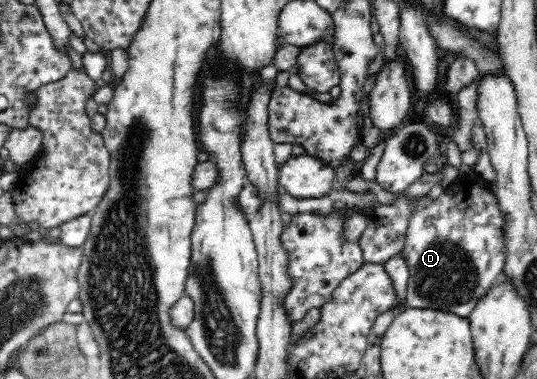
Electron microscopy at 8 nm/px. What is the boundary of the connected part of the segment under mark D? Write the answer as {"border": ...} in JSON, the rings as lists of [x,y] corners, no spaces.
{"border":[[[478,173],[467,175],[467,177],[458,177],[453,184],[450,185],[437,199],[432,199],[430,196],[421,196],[415,203],[412,209],[406,238],[402,249],[402,256],[406,259],[410,278],[408,279],[408,288],[406,289],[405,304],[413,308],[429,308],[435,310],[446,311],[459,315],[461,318],[468,318],[472,311],[476,308],[479,300],[488,293],[489,289],[495,285],[497,279],[502,277],[503,267],[505,267],[505,244],[502,241],[502,215],[499,208],[497,196],[495,196],[493,187],[485,185],[486,181]]]}

